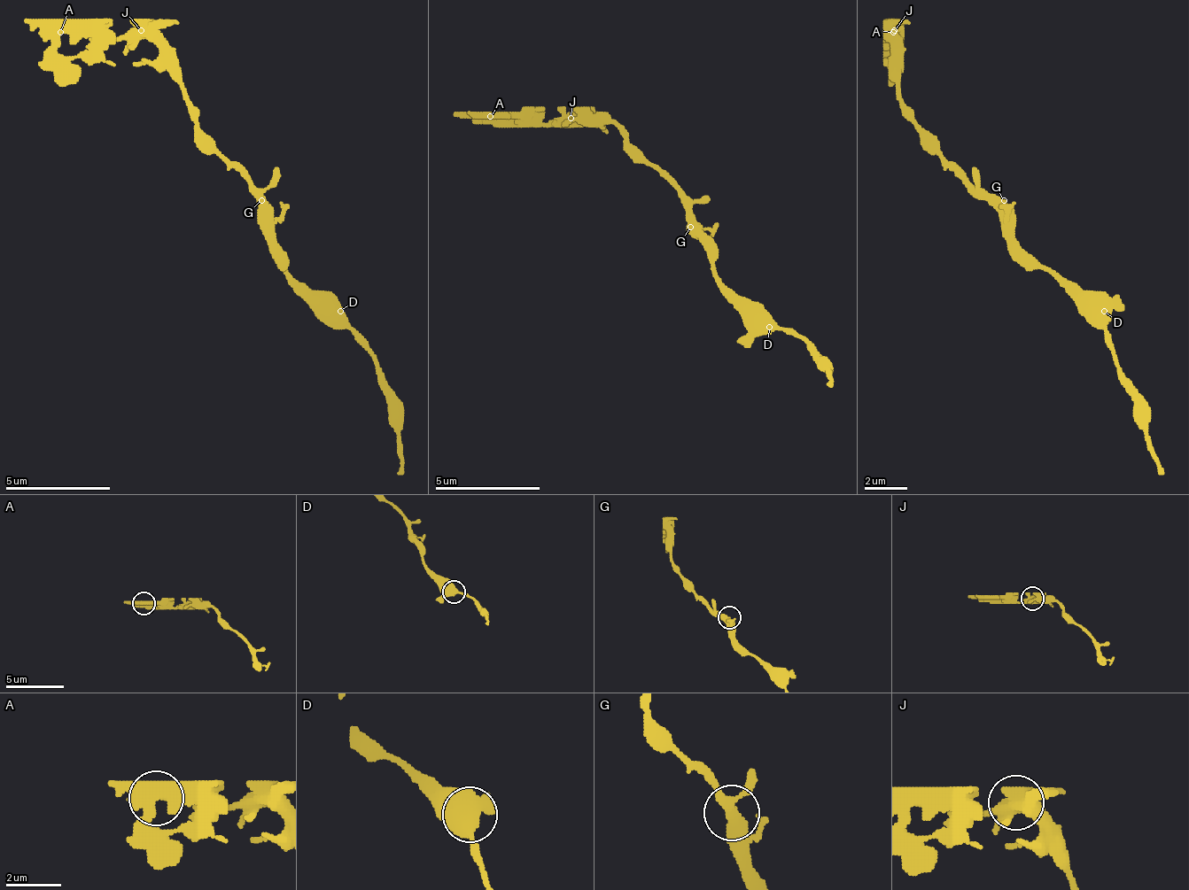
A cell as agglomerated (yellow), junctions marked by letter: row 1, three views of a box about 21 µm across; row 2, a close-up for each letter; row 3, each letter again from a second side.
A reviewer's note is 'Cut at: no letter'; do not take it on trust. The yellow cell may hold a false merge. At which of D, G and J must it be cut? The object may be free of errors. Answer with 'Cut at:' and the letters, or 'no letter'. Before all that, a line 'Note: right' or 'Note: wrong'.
Note: wrong
Cut at: J

